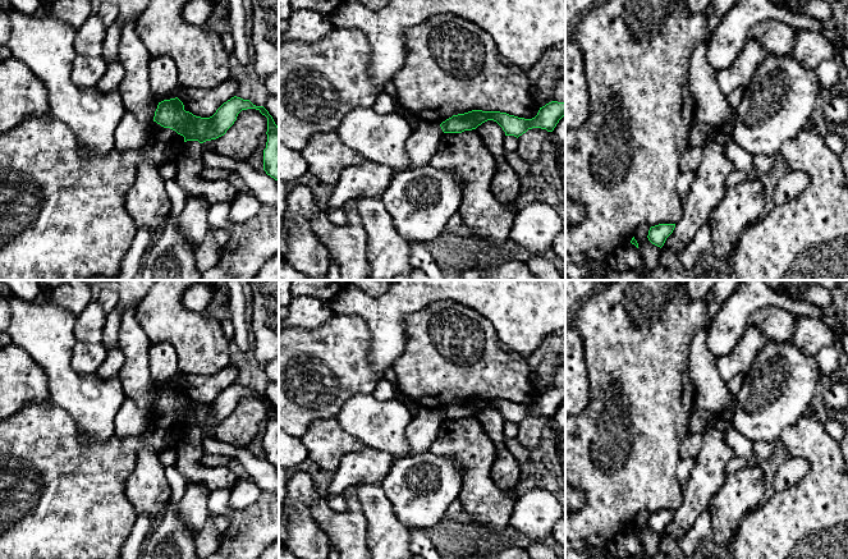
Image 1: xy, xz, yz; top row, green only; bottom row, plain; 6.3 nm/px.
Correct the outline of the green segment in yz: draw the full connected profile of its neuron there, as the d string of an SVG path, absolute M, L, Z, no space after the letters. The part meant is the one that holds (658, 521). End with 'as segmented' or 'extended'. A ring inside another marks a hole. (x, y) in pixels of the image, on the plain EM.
M659 510L651 513L647 524L652 531L661 535L666 524L673 519L674 514L675 510Z; as segmented

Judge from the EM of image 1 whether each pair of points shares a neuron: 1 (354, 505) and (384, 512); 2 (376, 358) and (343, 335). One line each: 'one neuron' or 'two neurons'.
1: two neurons
2: two neurons

